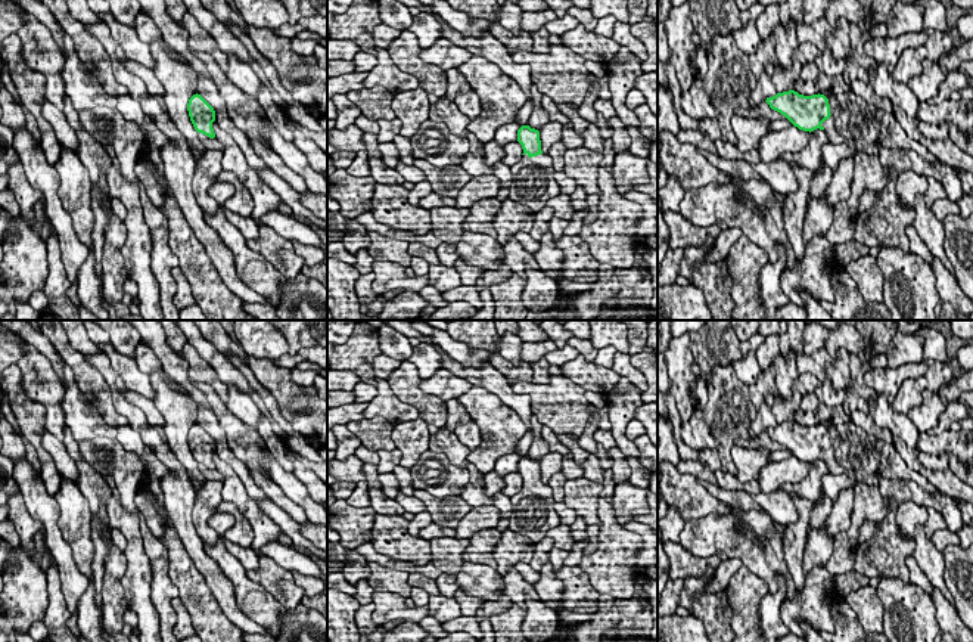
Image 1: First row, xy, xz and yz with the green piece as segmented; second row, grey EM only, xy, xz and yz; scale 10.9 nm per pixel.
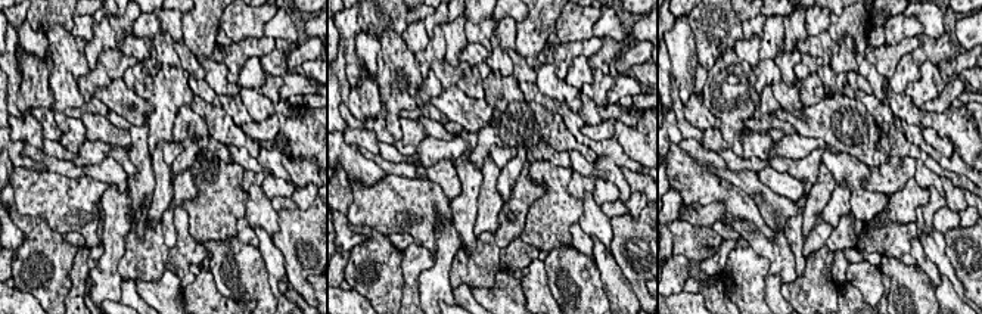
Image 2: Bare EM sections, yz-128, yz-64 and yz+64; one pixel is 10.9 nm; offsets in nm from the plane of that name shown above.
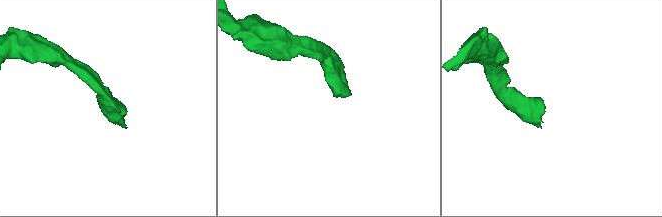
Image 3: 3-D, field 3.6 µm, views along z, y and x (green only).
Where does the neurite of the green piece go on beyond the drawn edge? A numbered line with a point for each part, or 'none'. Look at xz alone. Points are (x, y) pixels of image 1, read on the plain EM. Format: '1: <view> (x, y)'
1: xz (532, 509)

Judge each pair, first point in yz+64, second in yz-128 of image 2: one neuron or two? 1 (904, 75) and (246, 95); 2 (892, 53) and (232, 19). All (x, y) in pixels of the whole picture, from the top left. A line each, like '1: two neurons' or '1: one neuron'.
1: two neurons
2: two neurons

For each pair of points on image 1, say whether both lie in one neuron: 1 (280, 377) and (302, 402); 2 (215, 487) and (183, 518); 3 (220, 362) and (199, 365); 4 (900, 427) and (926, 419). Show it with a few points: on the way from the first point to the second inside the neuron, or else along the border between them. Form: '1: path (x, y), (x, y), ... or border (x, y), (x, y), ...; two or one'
1: path (282, 384), (295, 397); one
2: border (195, 496), (192, 518), (196, 534), (202, 542); two
3: border (187, 341), (226, 385); two
4: border (905, 415), (919, 431); two

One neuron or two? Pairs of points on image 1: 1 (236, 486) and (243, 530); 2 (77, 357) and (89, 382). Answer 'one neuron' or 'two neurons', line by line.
1: two neurons
2: one neuron

